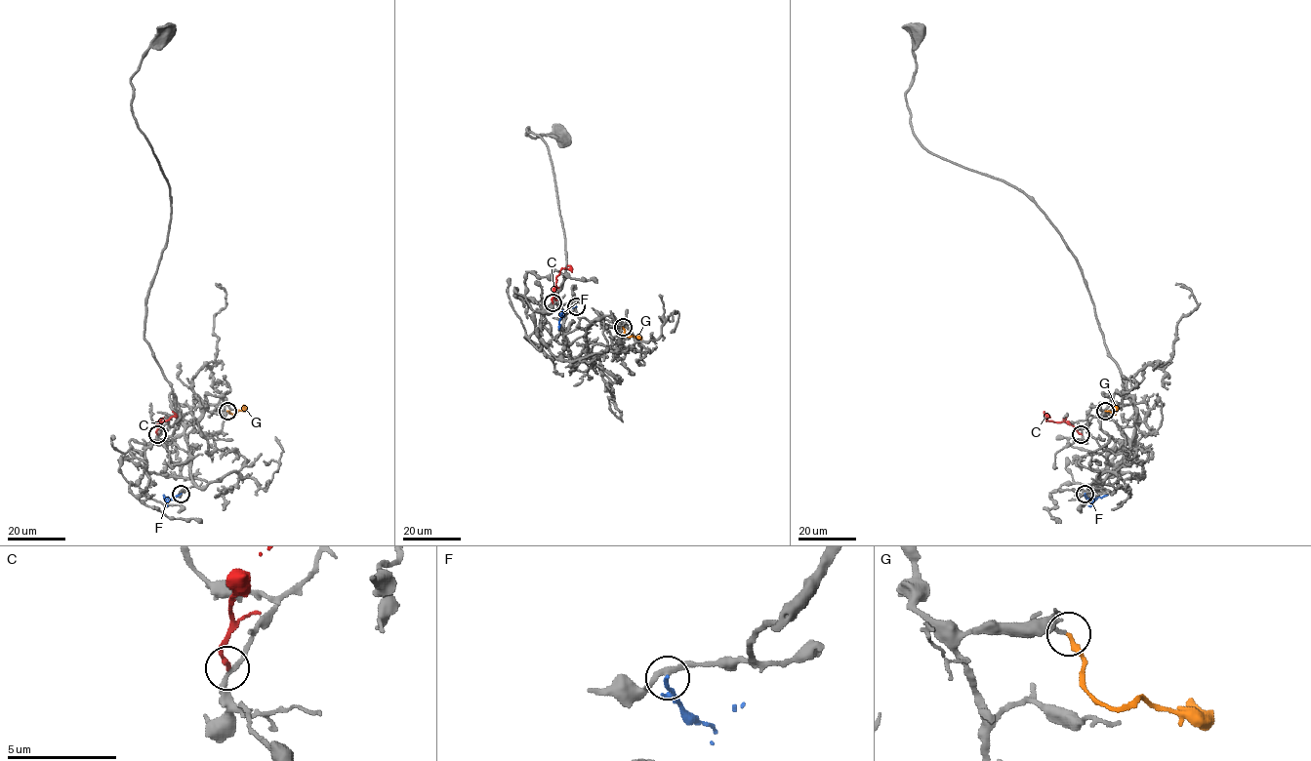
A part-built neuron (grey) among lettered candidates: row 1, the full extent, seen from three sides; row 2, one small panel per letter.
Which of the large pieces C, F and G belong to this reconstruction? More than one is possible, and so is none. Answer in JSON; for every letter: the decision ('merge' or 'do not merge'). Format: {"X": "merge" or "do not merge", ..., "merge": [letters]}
{"C": "do not merge", "F": "do not merge", "G": "merge", "merge": ["G"]}

